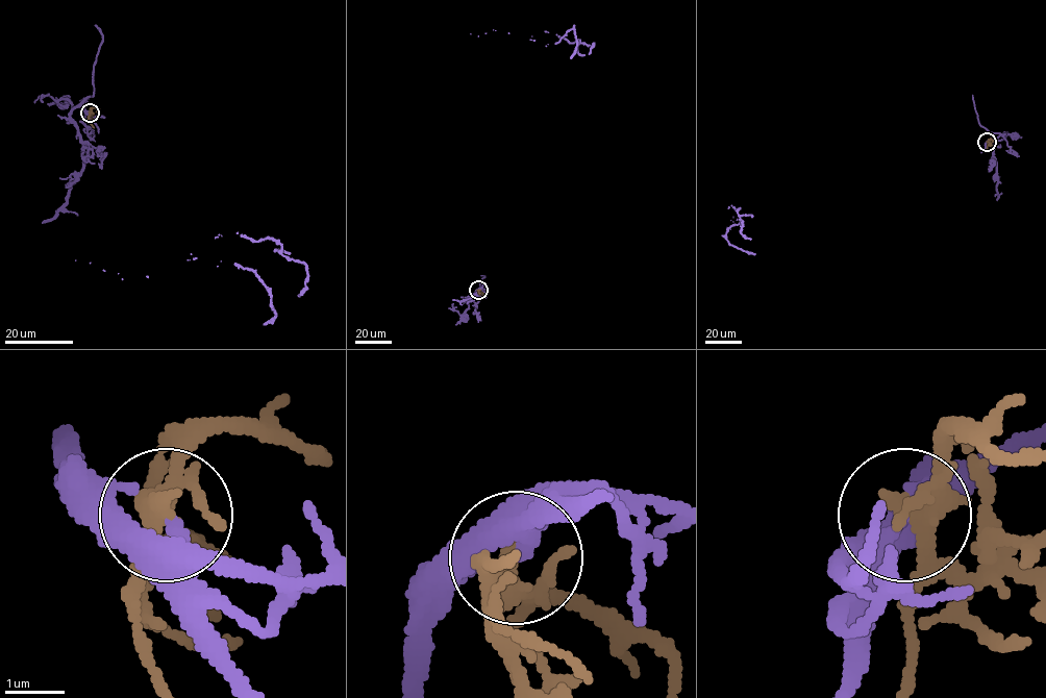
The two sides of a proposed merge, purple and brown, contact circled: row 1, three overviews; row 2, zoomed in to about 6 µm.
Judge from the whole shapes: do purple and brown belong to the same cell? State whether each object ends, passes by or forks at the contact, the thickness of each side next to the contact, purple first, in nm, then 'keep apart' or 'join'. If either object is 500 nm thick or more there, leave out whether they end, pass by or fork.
purple ends there; brown forks there; 320 nm thick on the purple side, 280 nm on the other; join

